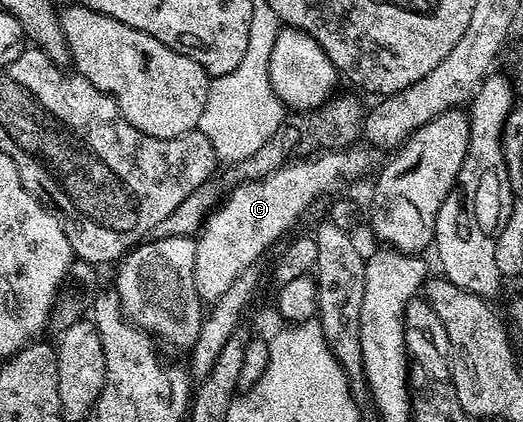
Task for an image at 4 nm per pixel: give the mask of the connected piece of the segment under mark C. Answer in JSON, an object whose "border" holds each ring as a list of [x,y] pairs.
{"border":[[[349,147],[343,151],[325,151],[309,155],[303,159],[293,160],[276,169],[270,175],[259,177],[256,181],[239,182],[240,186],[217,207],[209,212],[202,222],[200,237],[195,238],[196,254],[194,255],[194,283],[201,302],[213,303],[230,288],[230,283],[241,275],[244,268],[257,264],[260,256],[319,199],[323,193],[328,193],[339,181],[355,182],[363,178],[364,173],[372,165],[372,157],[361,147]]]}

